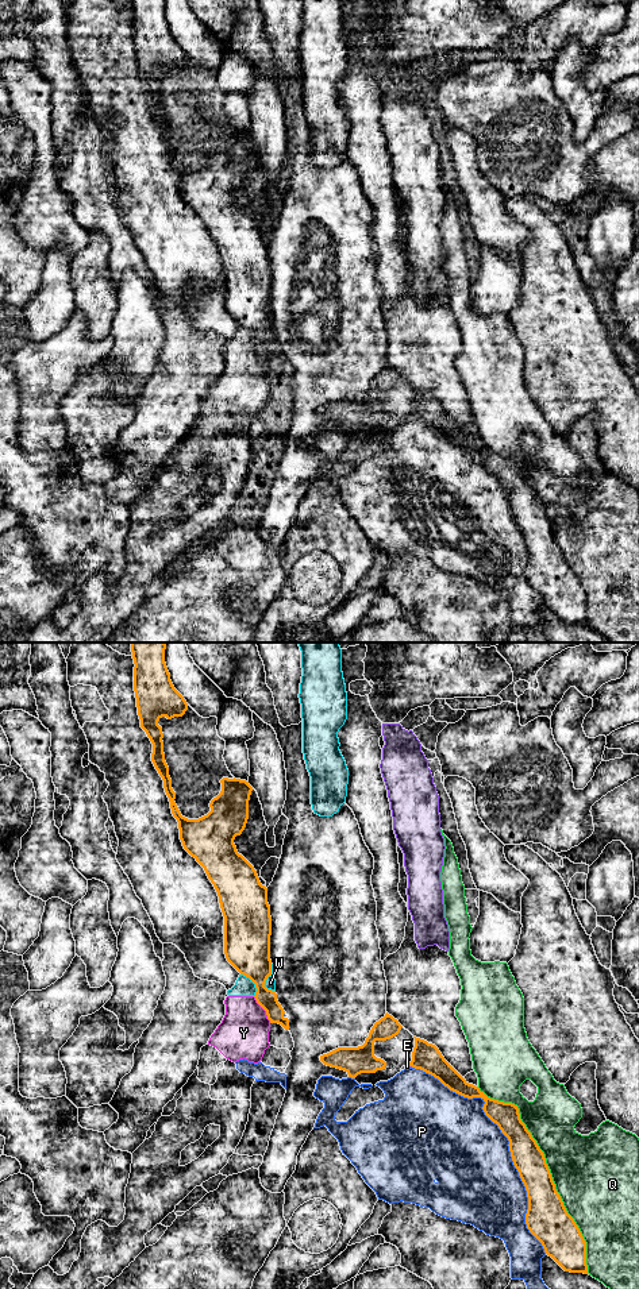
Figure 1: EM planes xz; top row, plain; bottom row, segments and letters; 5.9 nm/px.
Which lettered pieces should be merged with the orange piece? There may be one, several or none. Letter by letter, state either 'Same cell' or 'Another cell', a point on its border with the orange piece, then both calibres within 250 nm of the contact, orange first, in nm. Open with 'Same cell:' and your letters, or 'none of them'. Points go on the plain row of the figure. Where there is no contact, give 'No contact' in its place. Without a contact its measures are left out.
Same cell: none of them
E: Another cell. Touches orange at xz (410, 417). Thickness 160 nm (orange) against 20 nm
P: Another cell. Touches orange at xz (509, 494). Thickness 180 nm (orange) against 480 nm
Q: Another cell. Touches orange at xz (549, 523). Thickness 220 nm (orange) against 460 nm
W: Another cell. Touches orange at xz (266, 331). Thickness 280 nm (orange) against 60 nm
Y: Another cell. Touches orange at xz (264, 361). Thickness 160 nm (orange) against 300 nm

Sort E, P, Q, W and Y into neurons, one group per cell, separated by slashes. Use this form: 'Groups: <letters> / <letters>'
Groups: E / P / Q / W Y

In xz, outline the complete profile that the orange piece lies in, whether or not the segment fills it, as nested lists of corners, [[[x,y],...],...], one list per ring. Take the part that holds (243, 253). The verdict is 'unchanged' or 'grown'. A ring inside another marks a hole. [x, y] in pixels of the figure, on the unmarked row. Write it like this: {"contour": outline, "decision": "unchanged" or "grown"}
{"contour": [[[131,0],[134,11],[134,43],[136,50],[140,80],[153,96],[151,113],[163,132],[163,140],[170,154],[173,169],[178,174],[180,192],[184,201],[204,220],[213,236],[224,269],[224,306],[227,313],[257,340],[255,352],[266,363],[270,375],[278,375],[289,382],[289,371],[277,352],[276,343],[267,341],[265,335],[272,328],[270,287],[272,269],[267,255],[267,240],[261,236],[254,219],[238,205],[234,192],[240,188],[249,171],[249,153],[253,139],[246,132],[223,130],[222,143],[209,155],[211,163],[199,170],[188,171],[181,167],[172,140],[169,119],[163,105],[163,85],[158,73],[182,69],[188,62],[184,49],[174,40],[165,15],[166,0]]], "decision": "unchanged"}

